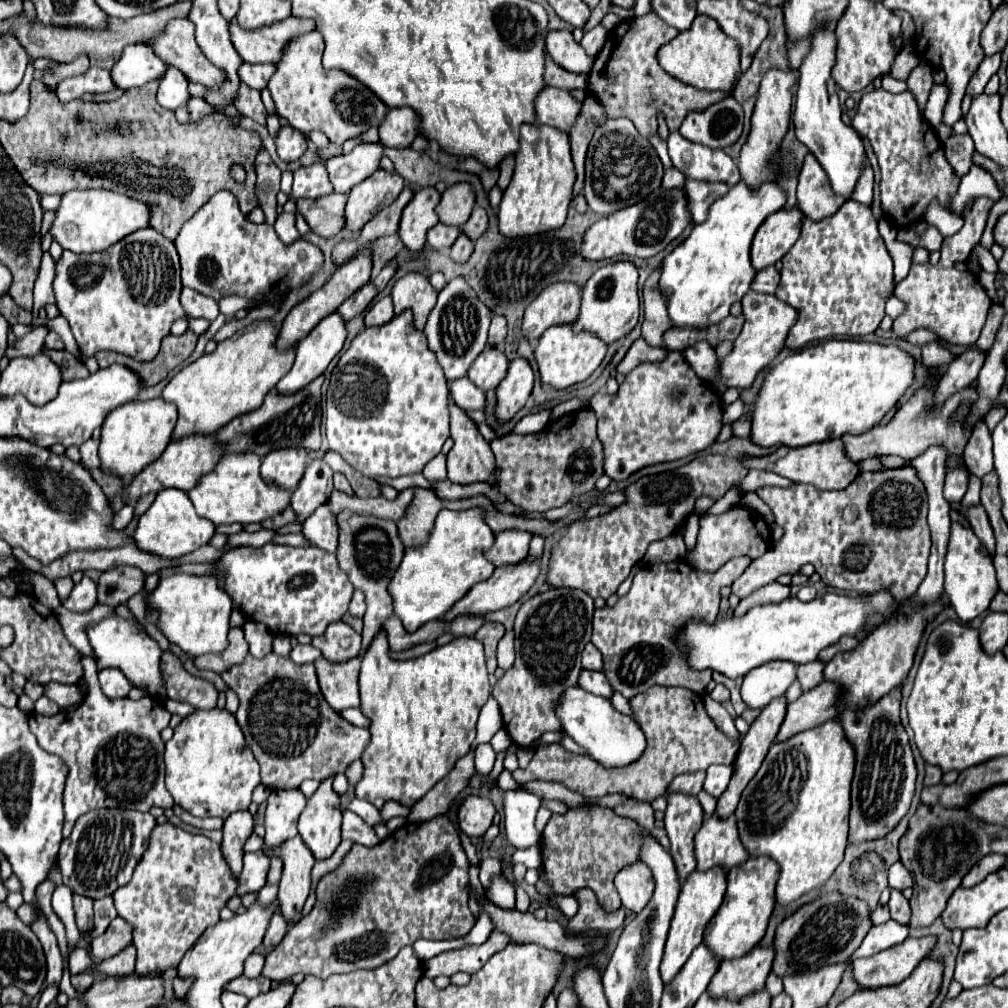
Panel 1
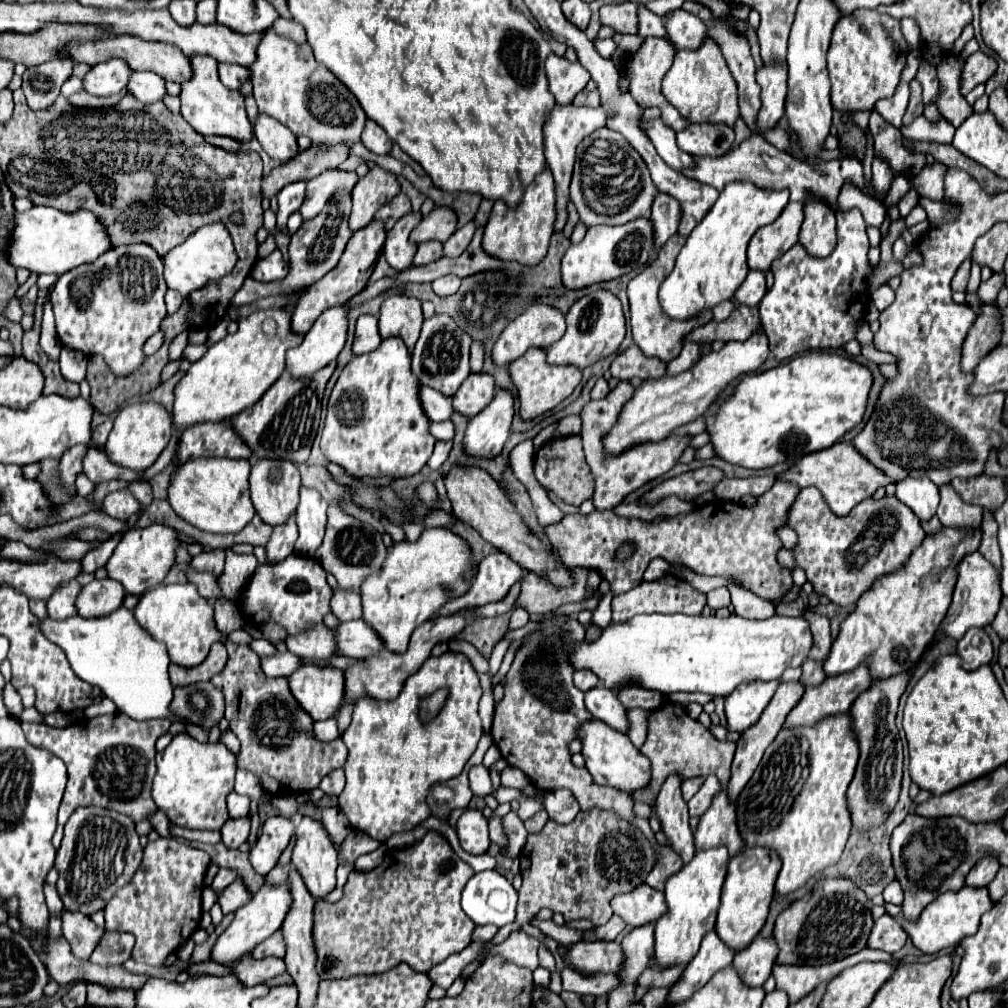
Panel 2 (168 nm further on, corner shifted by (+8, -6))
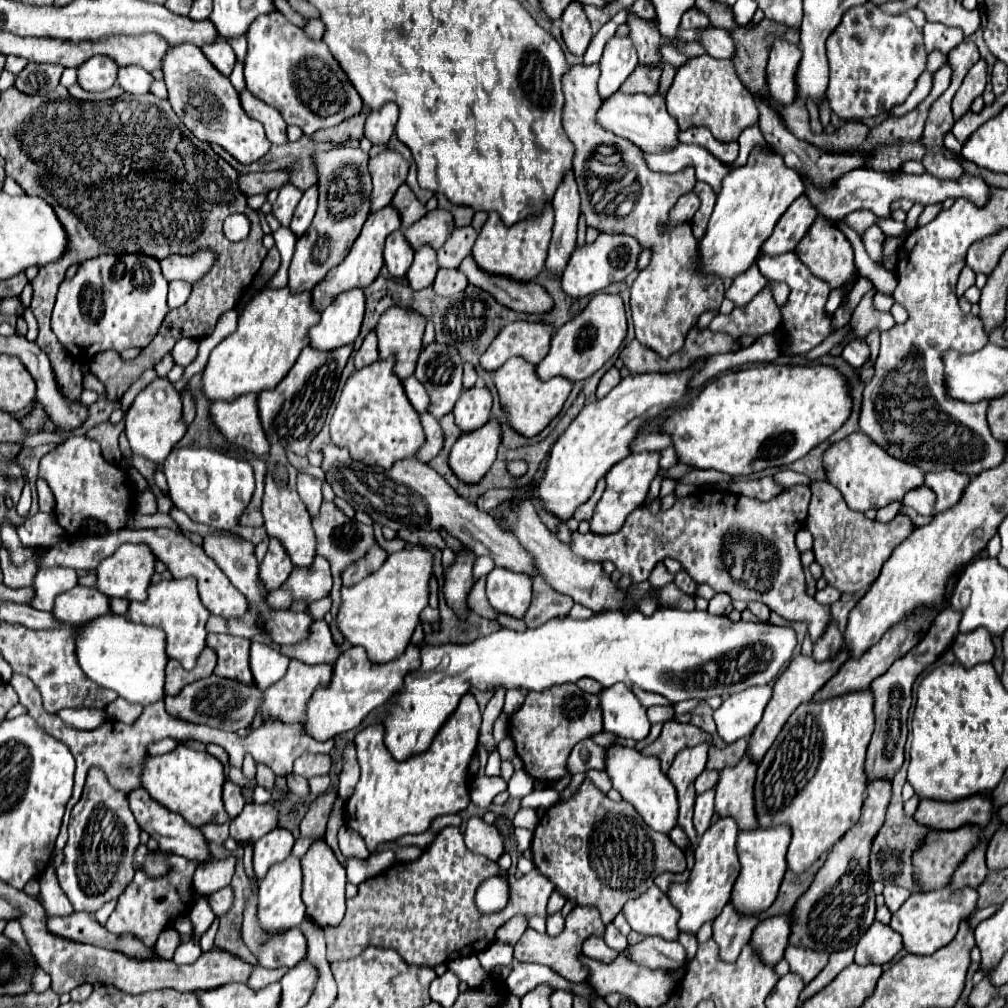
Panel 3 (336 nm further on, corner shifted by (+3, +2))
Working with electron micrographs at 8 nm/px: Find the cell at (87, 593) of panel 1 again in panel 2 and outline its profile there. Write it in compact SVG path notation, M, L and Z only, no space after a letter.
M70 580L66 584L62 584L52 598L48 600L48 614L54 620L62 620L62 618L70 618L74 614L78 614L78 610L74 608L74 600L78 598L78 590L82 590L82 586L76 580Z

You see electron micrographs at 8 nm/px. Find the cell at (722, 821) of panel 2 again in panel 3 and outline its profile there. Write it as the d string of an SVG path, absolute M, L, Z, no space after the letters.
M745 754L737 766L727 766L721 770L717 784L715 810L721 818L733 816L739 824L739 830L751 830L759 826L755 822L755 800L751 794L755 786L755 770L757 762Z

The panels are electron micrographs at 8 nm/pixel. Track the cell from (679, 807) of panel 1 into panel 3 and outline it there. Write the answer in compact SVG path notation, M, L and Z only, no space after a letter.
M701 742L693 748L685 748L681 750L667 776L671 778L673 786L677 788L677 796L679 796L679 826L685 830L685 834L689 836L691 842L697 842L697 834L693 828L693 802L695 802L695 778L705 770L705 762L707 762L707 750L709 744Z

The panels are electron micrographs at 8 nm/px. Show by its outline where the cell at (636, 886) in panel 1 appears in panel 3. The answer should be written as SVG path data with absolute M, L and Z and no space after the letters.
M651 886L645 894L627 902L623 914L631 930L641 936L661 936L663 940L677 940L679 936L679 910L671 906L669 898L657 886Z

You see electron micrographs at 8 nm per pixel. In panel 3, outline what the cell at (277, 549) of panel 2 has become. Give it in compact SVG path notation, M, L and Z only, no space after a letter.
M271 540L269 542L269 550L263 558L263 562L259 564L259 580L263 582L267 592L279 590L283 586L283 582L289 578L293 570L291 560L287 560L287 554L281 546L279 540Z

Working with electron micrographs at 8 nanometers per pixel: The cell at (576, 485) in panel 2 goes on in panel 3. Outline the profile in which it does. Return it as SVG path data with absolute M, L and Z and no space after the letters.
M599 480L599 484L597 484L597 488L595 488L593 496L589 498L589 502L577 508L577 512L575 512L575 520L577 520L577 522L591 520L591 516L593 516L593 510L595 510L595 506L597 506L597 502L599 502L599 498L601 498L603 490L605 490L605 480Z

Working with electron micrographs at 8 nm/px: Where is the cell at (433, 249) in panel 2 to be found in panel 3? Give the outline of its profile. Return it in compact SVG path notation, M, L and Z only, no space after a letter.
M423 246L415 252L415 260L407 272L407 282L413 290L423 290L433 284L437 270L437 252L431 246Z

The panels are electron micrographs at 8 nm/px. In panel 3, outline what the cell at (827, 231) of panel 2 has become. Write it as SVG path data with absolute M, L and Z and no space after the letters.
M819 216L793 252L811 270L811 274L815 274L817 278L823 278L823 282L827 282L831 286L831 290L843 288L843 292L845 292L843 302L847 300L847 296L849 296L849 292L857 280L857 274L855 274L853 248L849 244L849 240L843 236L843 232L839 232L835 226L831 226L831 222L827 218Z

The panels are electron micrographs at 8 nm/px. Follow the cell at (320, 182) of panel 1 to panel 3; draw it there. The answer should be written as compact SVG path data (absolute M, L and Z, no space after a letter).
M285 184L285 186L279 190L279 196L277 196L277 200L273 202L271 214L277 218L281 226L289 226L293 217L293 212L295 212L301 196L303 196L301 190L297 190L297 188L291 186L291 184Z

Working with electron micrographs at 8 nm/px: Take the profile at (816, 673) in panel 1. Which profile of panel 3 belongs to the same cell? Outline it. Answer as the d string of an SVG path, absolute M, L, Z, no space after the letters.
M831 618L831 622L827 624L825 634L813 646L813 658L819 660L819 662L833 658L839 652L839 648L843 648L843 642L845 640L843 640L841 630L837 628L837 620Z

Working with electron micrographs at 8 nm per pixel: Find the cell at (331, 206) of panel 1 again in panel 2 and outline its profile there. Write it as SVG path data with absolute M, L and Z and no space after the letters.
M350 192L334 194L316 218L304 220L302 226L292 234L292 242L290 242L290 250L288 250L290 252L290 272L288 272L288 276L280 282L270 282L268 286L262 286L262 282L248 276L244 280L242 288L232 296L228 310L234 310L238 306L256 302L256 300L272 296L272 294L290 294L294 290L302 290L302 288L318 282L326 272L330 272L338 264L338 260L340 260L340 256L342 256L350 236L352 236L352 230L348 228L350 208L352 208Z

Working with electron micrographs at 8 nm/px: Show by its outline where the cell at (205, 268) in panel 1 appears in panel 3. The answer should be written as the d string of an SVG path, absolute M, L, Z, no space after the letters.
M201 250L193 256L167 256L159 264L165 280L197 282L203 274L207 274L213 262L215 262L215 256L211 254L211 250Z

